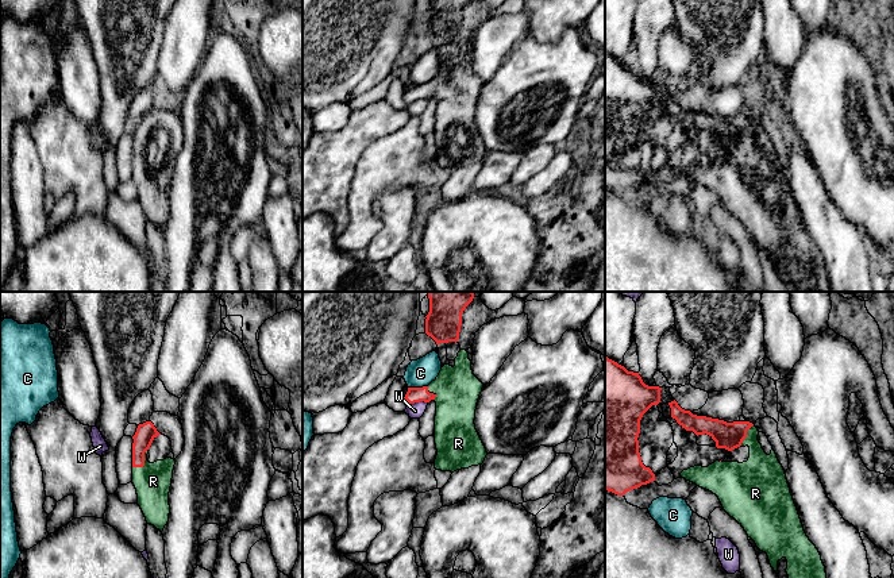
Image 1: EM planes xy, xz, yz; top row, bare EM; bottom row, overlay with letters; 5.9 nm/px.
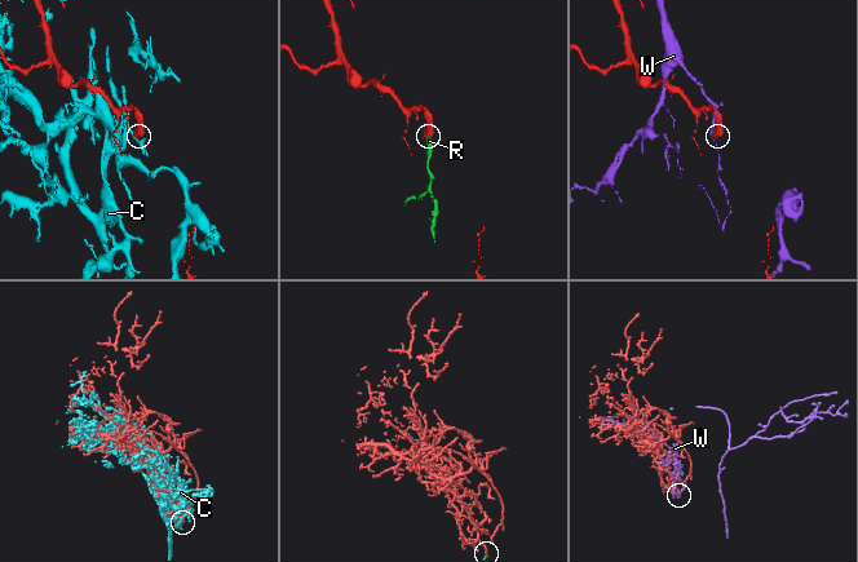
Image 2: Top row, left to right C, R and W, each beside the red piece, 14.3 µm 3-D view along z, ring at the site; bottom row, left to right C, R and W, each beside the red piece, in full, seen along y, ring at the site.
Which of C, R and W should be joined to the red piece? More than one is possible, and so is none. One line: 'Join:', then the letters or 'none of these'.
Join: R

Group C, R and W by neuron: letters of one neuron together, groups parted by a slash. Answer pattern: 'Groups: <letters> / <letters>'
Groups: C / R / W

